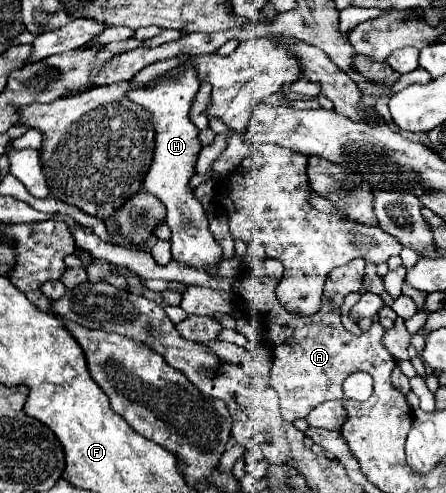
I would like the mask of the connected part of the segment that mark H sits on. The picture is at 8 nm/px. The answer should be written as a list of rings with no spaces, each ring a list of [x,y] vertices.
[[[186,67],[174,79],[166,79],[164,75],[158,75],[146,87],[130,89],[126,97],[136,105],[140,105],[142,109],[148,109],[148,113],[152,113],[152,127],[156,129],[156,149],[154,149],[148,175],[144,177],[144,189],[156,195],[168,209],[166,223],[172,231],[172,239],[170,239],[172,257],[196,269],[206,269],[208,265],[220,261],[222,247],[212,237],[204,207],[196,199],[194,189],[190,187],[190,179],[196,173],[196,159],[202,149],[202,143],[198,139],[198,129],[190,121],[190,105],[196,97],[198,87],[200,87],[200,81],[196,77],[196,69]]]

